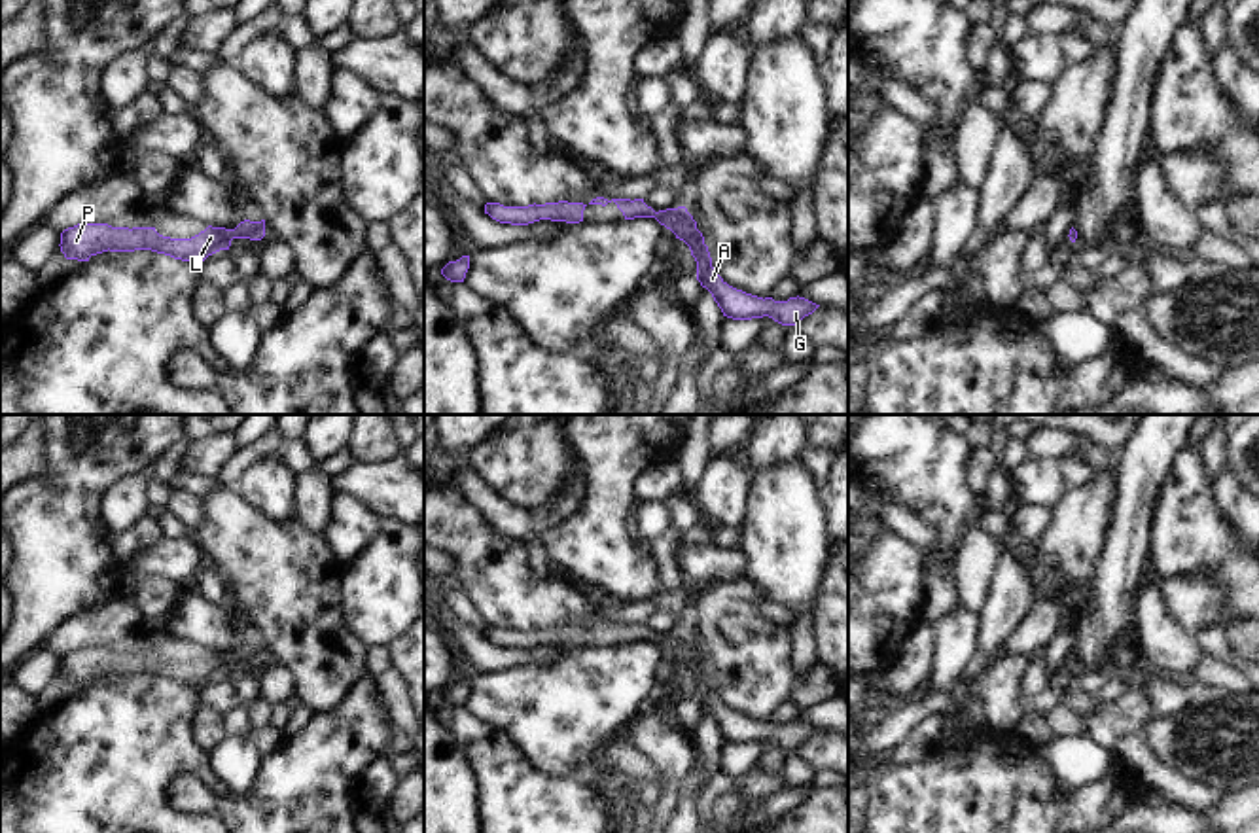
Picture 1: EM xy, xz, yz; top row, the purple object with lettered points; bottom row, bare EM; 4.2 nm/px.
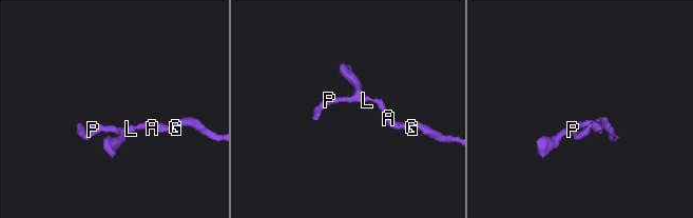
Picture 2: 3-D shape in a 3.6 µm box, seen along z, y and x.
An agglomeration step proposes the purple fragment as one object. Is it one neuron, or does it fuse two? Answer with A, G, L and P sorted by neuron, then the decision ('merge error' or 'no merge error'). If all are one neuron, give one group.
groups A G L P; no merge error

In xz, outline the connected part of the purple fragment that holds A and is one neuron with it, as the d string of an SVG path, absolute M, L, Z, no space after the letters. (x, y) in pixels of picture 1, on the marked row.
M612 199L623 212L625 220L655 218L661 225L670 229L676 239L683 240L697 261L697 280L706 288L723 316L733 320L752 320L769 316L782 326L795 326L805 316L812 314L820 305L805 297L789 297L788 301L774 301L772 297L757 297L729 286L712 267L708 246L697 222L685 206L666 208L655 212L644 199Z

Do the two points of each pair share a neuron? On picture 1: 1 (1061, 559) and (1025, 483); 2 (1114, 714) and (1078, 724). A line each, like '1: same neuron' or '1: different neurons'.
1: different neurons
2: different neurons

